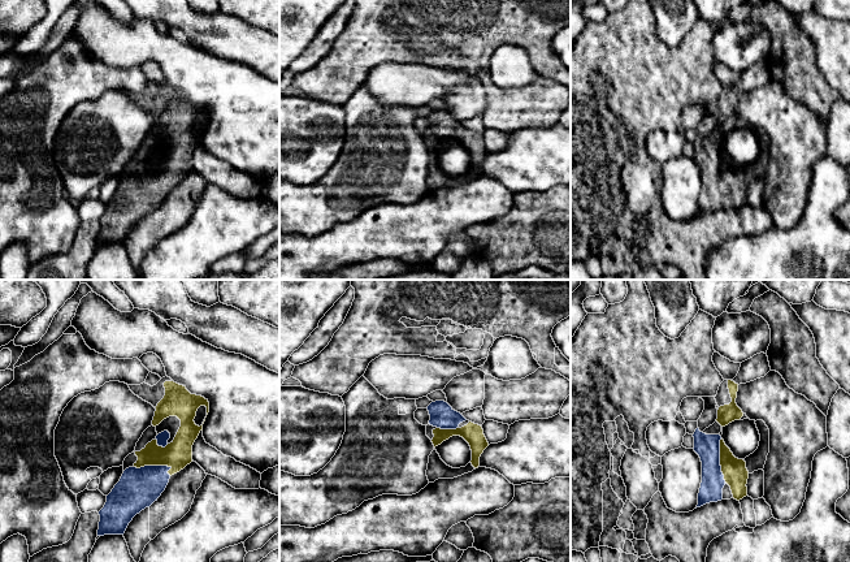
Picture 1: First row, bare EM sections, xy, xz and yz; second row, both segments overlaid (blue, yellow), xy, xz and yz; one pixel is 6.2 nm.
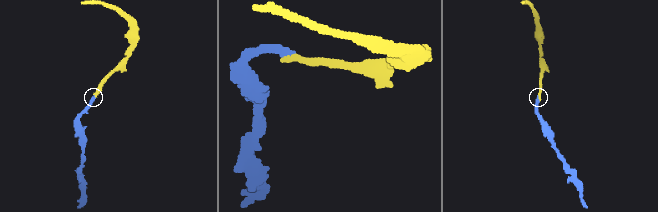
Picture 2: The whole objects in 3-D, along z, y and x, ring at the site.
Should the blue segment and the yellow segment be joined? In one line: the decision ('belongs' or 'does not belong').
belongs

